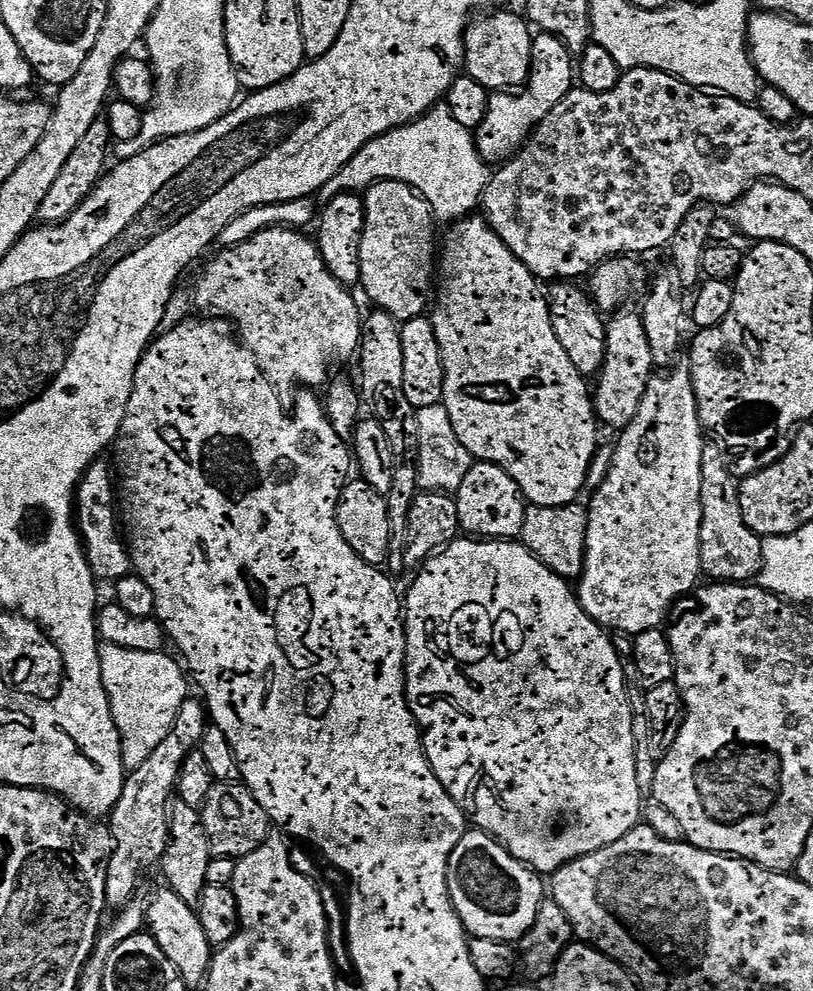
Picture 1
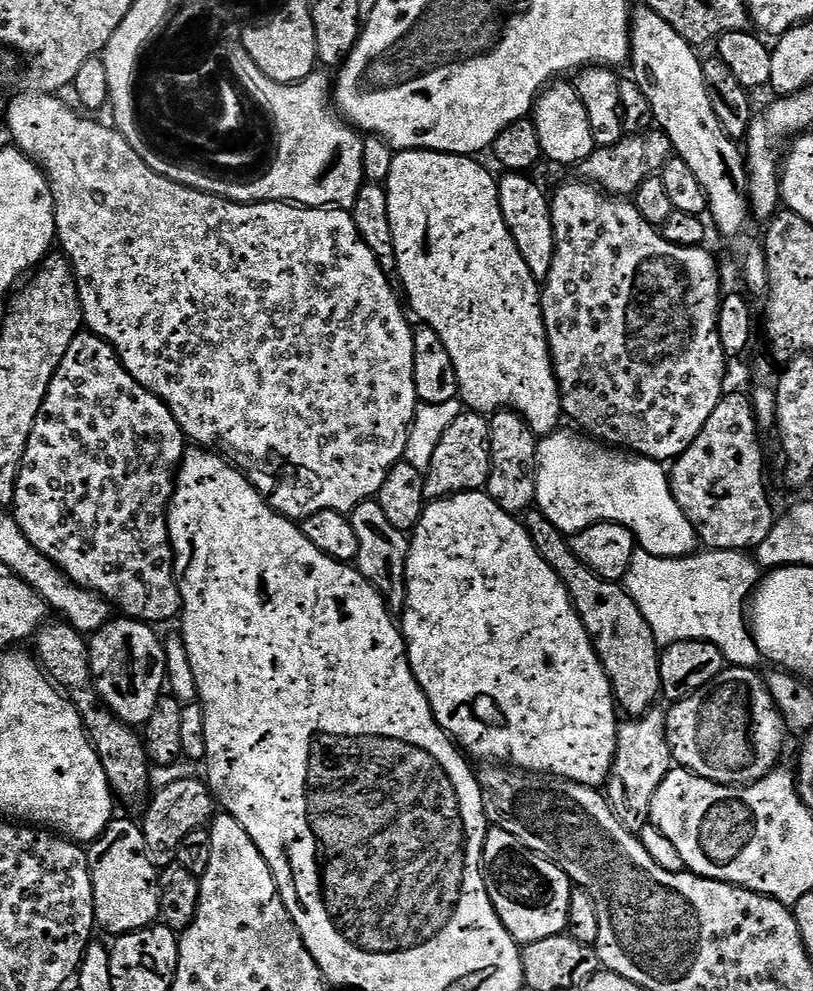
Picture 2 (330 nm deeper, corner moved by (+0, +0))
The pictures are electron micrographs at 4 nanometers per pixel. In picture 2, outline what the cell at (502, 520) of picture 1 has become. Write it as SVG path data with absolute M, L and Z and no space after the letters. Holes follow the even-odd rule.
M501 410L491 417L490 430L490 478L486 491L502 510L524 514L536 502L536 446L538 438L517 412Z

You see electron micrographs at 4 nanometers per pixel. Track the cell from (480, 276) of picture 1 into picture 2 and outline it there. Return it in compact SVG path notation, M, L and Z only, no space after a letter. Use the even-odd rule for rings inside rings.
M397 151L392 157L392 165L390 166L390 174L386 181L388 189L388 201L390 202L390 230L394 230L394 250L396 251L396 270L395 275L400 276L400 280L404 283L403 295L406 297L406 304L409 309L416 311L416 316L427 327L436 331L438 338L442 338L442 342L446 342L446 350L450 350L450 362L454 362L454 374L458 378L458 386L460 387L459 399L462 401L465 409L474 412L483 412L485 414L495 414L501 410L511 410L517 412L524 421L530 426L530 430L537 438L549 436L551 432L557 431L561 427L562 409L560 407L560 387L556 381L556 371L552 368L552 352L548 348L548 335L544 329L544 315L540 309L540 293L542 291L541 285L534 278L534 274L530 274L530 266L526 266L526 262L522 258L522 254L518 254L518 246L514 242L514 238L510 234L510 230L506 226L506 222L502 218L502 210L500 209L500 199L498 198L498 190L496 185L498 183L497 177L491 176L482 165L479 164L479 159L471 156L452 156L449 152L401 152Z

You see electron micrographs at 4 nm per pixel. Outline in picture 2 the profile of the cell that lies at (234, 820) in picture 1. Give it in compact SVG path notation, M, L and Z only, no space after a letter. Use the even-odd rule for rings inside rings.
M198 778L170 782L156 793L147 805L148 813L145 814L144 820L142 819L142 827L148 847L147 853L152 857L152 863L157 869L162 869L174 863L178 846L182 838L186 838L186 834L201 831L211 821L214 815L214 797L207 783Z

